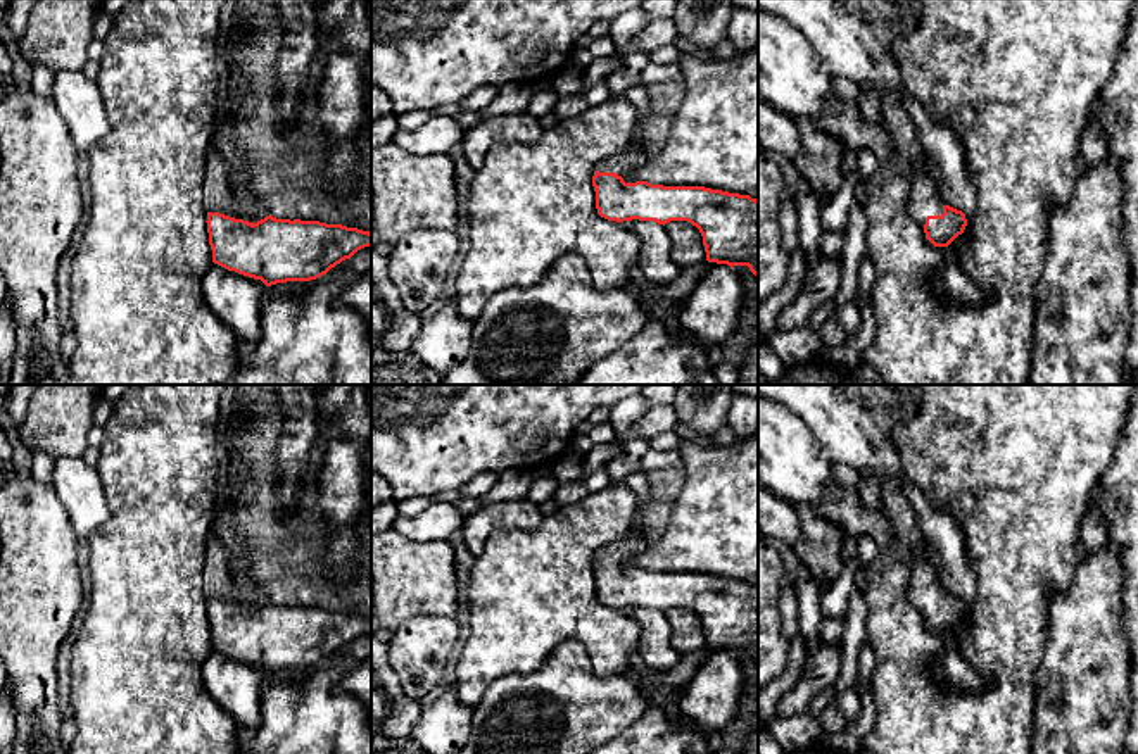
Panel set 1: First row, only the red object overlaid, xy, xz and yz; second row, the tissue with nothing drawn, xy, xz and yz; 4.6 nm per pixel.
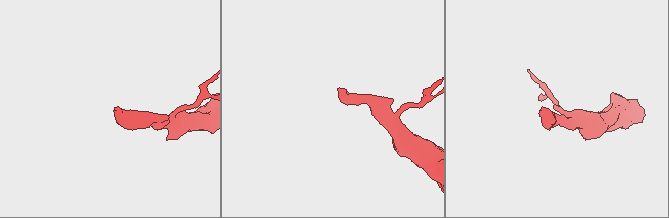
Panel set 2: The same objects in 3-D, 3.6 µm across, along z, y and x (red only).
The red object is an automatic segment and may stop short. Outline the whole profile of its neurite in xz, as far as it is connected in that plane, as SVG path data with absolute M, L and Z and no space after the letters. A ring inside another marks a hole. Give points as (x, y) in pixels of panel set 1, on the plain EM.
M644 535L597 549L592 573L597 600L608 607L687 607L703 623L708 649L748 652L758 664L758 587L705 573L663 573L623 564L648 549Z

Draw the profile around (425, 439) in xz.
M371 385L371 473L383 476L394 490L394 500L432 497L444 490L459 490L473 476L506 469L532 473L547 468L570 449L577 426L596 407L613 407L620 400L641 395L646 385Z

